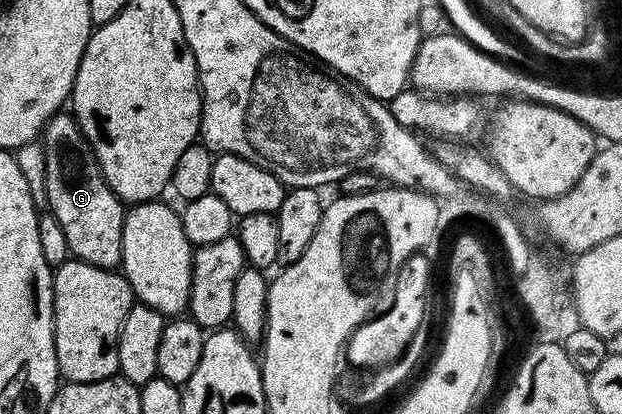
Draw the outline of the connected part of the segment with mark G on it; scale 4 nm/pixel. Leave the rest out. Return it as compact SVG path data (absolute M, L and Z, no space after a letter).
M69 112L54 114L45 125L41 143L46 158L46 203L67 236L70 255L101 269L116 271L121 265L126 207L111 192L96 163L81 160L88 157L89 149L77 128L77 119Z

